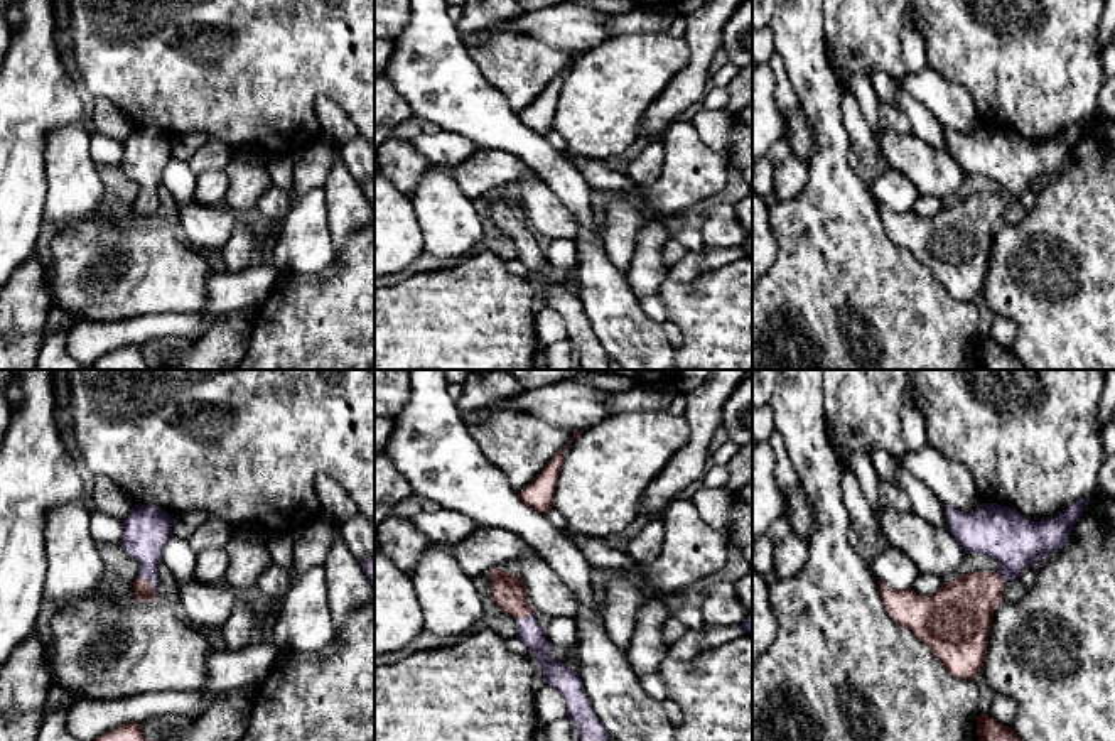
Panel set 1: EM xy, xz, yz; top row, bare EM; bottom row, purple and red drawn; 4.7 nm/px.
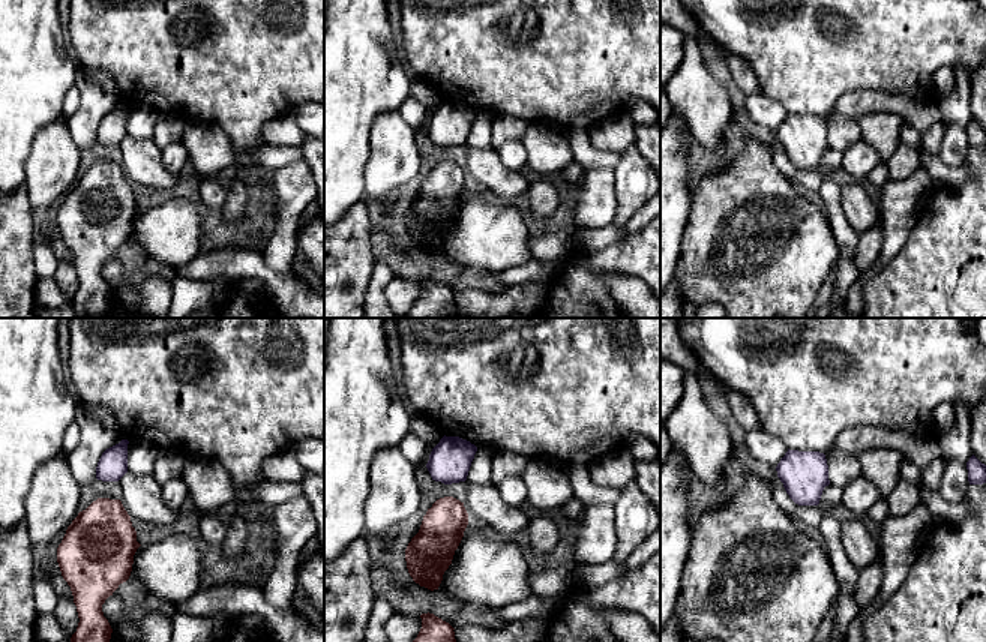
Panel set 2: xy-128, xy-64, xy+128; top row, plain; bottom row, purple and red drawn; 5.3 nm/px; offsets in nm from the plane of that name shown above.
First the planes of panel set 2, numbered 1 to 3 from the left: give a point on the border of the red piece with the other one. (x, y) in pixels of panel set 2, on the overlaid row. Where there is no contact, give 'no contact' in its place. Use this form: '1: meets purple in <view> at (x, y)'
1: no contact
2: no contact
3: no contact

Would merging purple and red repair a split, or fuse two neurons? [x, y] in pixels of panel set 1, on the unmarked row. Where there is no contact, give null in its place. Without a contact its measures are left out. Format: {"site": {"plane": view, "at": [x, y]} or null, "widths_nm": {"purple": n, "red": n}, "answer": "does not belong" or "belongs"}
{"site": {"plane": "xy", "at": [149, 205]}, "widths_nm": {"purple": 220, "red": 90}, "answer": "belongs"}

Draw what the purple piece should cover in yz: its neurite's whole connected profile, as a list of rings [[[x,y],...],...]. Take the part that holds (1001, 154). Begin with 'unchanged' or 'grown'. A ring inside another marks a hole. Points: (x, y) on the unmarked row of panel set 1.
grown | [[[1090,118],[1069,125],[1059,138],[1041,143],[1029,143],[999,125],[982,125],[973,135],[945,127],[951,157],[965,174],[999,182],[1000,192],[956,199],[931,218],[914,211],[894,213],[877,203],[889,238],[909,250],[953,299],[972,302],[982,294],[994,231],[1002,223],[1005,206],[1058,174],[1088,123]]]

